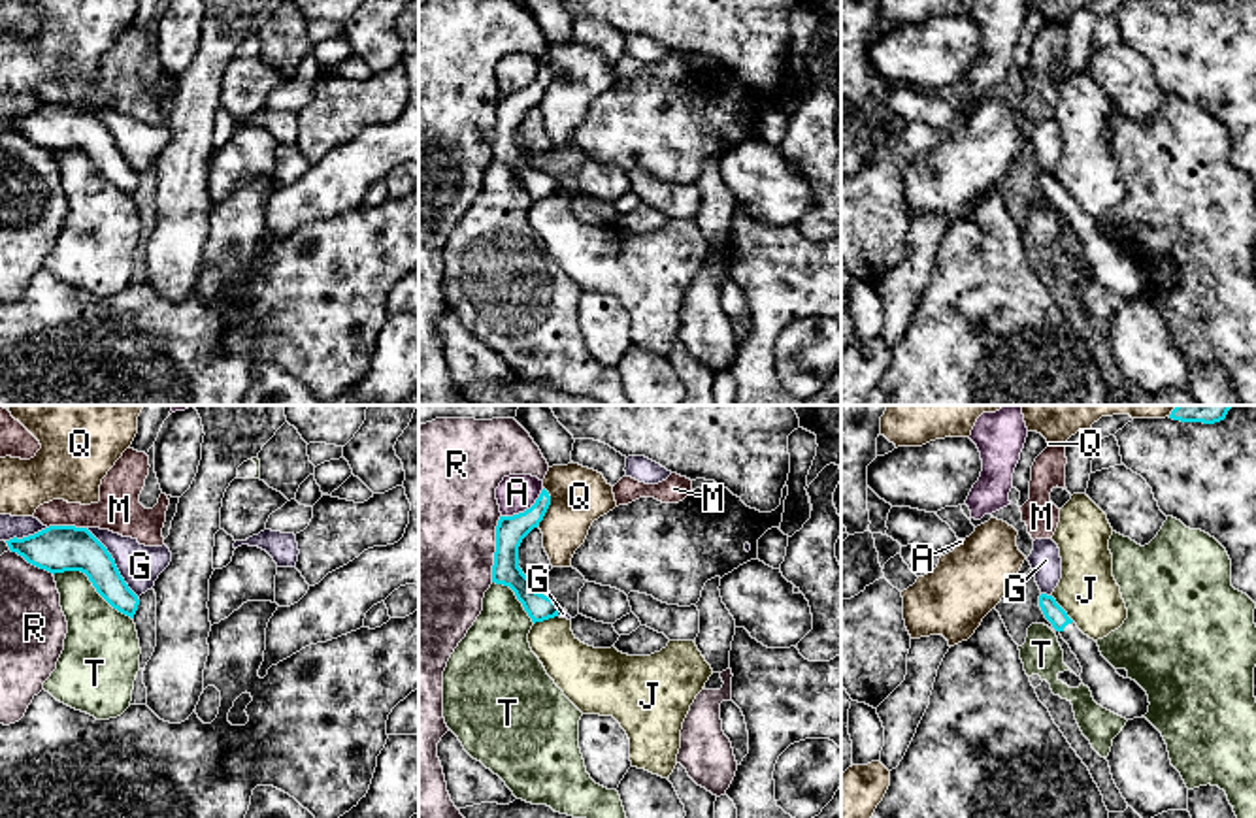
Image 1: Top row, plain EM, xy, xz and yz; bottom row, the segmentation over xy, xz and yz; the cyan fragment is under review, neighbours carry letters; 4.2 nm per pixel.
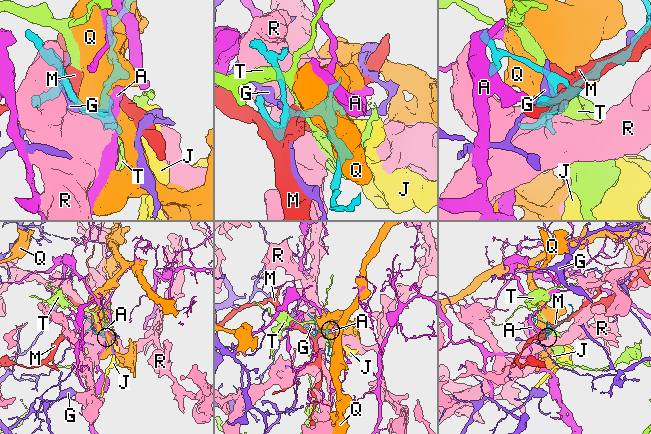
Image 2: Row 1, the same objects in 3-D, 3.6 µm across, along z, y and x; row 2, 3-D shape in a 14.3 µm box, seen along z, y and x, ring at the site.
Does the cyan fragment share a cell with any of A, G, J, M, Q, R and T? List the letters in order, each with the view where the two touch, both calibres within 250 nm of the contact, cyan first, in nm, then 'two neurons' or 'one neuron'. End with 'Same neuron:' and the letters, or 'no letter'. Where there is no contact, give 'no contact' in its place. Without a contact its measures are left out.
A: xz | 130/160 nm | two neurons
G: xy | 200/180 nm | two neurons
J: yz | 80/260 nm | two neurons
M: xy | 200/190 nm | two neurons
Q: xz | 130/240 nm | two neurons
R: xz | 130/480 nm | two neurons
T: xy | 200/300 nm | two neurons
Same neuron: no letter

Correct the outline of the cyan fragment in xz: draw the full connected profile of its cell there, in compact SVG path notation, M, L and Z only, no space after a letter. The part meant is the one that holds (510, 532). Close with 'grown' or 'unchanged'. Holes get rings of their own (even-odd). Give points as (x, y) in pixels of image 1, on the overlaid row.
M543 488L530 509L513 516L500 516L496 526L492 582L509 586L534 624L554 618L560 613L560 605L536 592L530 586L530 579L519 567L519 547L522 539L539 526L549 505L551 496Z; unchanged

